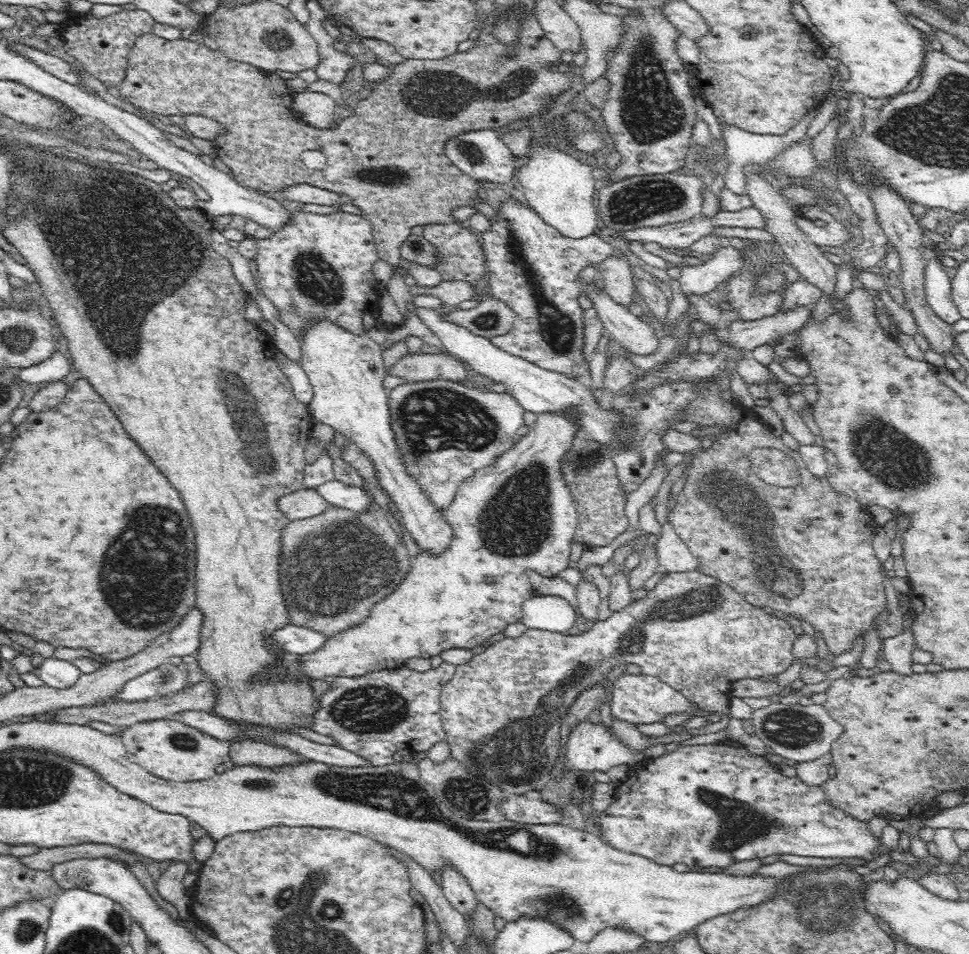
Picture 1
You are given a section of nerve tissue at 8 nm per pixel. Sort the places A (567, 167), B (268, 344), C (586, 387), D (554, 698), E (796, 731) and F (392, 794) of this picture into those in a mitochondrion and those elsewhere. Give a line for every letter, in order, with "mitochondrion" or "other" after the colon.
A: other
B: other
C: other
D: other
E: mitochondrion
F: mitochondrion

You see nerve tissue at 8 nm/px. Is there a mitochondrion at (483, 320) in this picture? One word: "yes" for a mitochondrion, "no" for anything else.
yes

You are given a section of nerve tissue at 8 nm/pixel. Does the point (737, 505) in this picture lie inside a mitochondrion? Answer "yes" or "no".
yes

